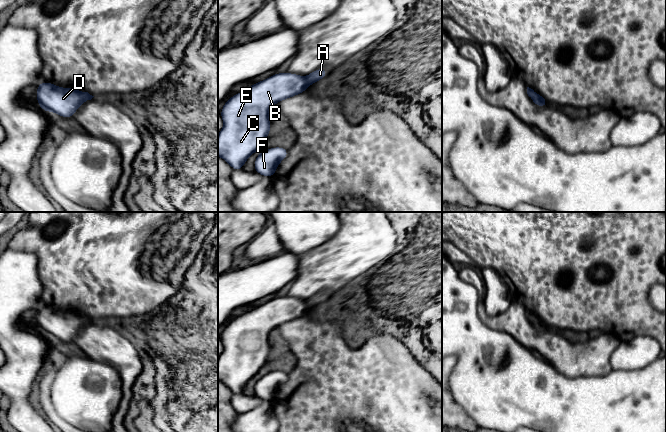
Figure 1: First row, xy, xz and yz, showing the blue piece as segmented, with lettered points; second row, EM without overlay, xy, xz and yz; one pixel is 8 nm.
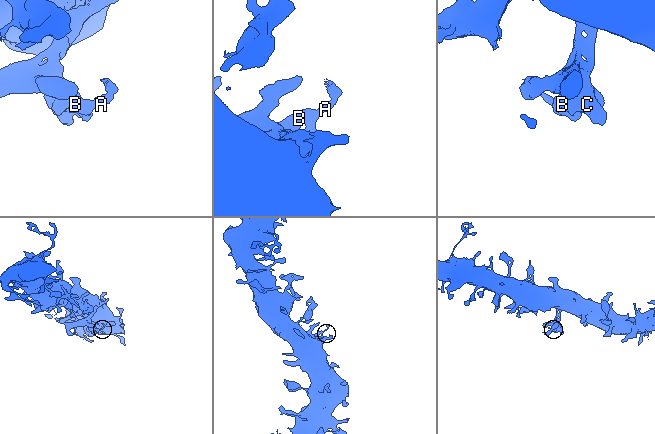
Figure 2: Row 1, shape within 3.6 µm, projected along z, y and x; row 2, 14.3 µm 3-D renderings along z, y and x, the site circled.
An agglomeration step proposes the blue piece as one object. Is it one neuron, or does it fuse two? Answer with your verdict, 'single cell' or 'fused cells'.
fused cells

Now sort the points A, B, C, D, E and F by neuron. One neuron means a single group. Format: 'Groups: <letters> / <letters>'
Groups: A / B C D E F

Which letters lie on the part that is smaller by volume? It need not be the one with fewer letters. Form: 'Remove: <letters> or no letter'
Remove: A

